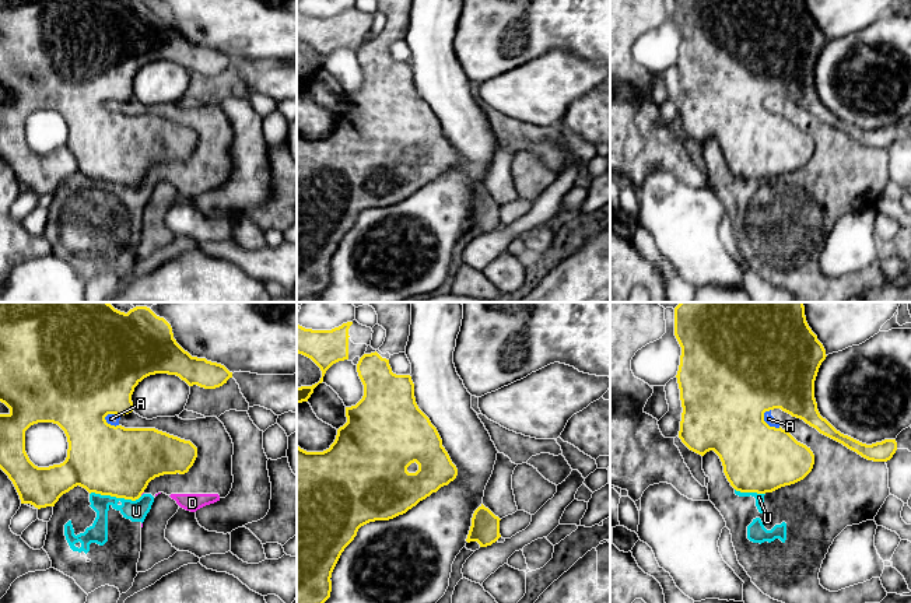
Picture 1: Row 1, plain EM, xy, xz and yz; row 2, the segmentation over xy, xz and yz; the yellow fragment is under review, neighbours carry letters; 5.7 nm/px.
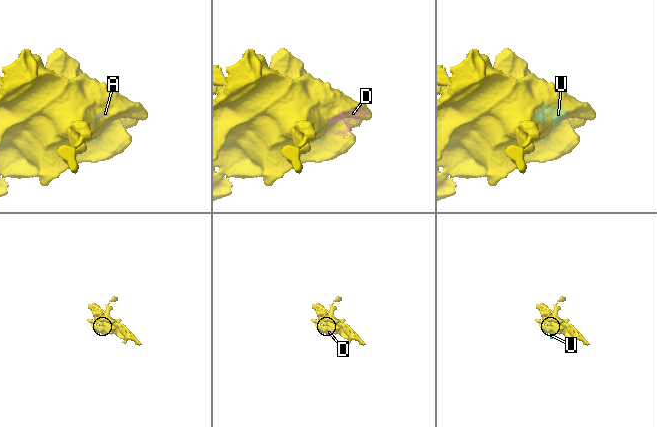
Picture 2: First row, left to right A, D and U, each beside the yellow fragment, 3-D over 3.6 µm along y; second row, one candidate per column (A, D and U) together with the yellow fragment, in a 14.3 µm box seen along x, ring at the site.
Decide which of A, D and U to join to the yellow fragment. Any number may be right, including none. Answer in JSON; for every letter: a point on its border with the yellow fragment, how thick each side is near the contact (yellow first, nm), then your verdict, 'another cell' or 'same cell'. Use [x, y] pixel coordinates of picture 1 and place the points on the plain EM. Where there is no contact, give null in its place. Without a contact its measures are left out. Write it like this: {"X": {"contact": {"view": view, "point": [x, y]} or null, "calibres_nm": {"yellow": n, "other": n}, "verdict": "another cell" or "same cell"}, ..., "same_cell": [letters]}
{"A": {"contact": {"view": "xy", "point": [112, 100]}, "calibres_nm": {"yellow": 500, "other": 60}, "verdict": "another cell"}, "D": {"contact": {"view": "xy", "point": [142, 179]}, "calibres_nm": {"yellow": 400, "other": 20}, "verdict": "another cell"}, "U": {"contact": {"view": "xy", "point": [116, 183]}, "calibres_nm": {"yellow": 400, "other": 120}, "verdict": "another cell"}, "same_cell": []}

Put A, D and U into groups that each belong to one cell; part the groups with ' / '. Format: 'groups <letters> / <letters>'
groups A D U

